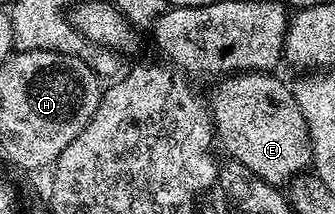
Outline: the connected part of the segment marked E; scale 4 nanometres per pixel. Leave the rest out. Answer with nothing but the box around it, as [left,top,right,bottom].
[210,72,312,188]

